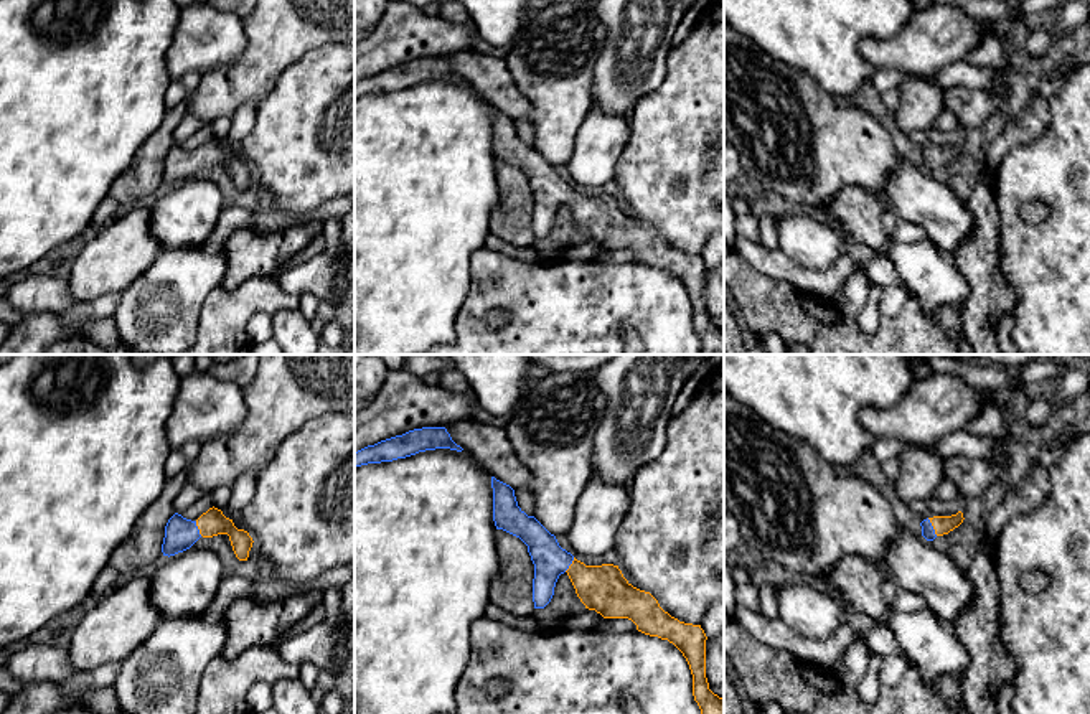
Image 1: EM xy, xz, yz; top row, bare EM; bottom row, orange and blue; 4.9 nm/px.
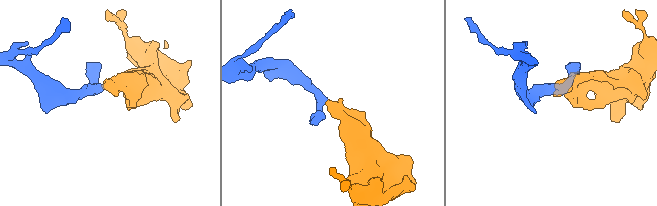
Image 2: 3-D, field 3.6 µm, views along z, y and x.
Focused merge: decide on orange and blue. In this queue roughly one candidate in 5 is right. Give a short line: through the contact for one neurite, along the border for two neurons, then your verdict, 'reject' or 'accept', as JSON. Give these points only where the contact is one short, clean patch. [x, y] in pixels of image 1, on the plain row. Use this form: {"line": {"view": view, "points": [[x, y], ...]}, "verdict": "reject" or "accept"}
{"line": {"view": "yz", "points": [[942, 155], [932, 155], [927, 160]]}, "verdict": "accept"}

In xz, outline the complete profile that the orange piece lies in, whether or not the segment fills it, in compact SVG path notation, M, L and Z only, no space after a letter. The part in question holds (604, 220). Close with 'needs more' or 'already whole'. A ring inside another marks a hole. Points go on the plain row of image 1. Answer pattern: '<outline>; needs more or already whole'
M491 107L491 119L496 160L519 168L534 195L534 239L544 239L551 233L556 213L566 203L585 239L595 241L604 249L628 249L638 262L673 274L689 295L701 355L724 355L724 330L709 320L706 308L707 267L701 256L671 247L650 223L633 218L618 196L585 196L577 191L559 176L554 165L518 137L510 115Z; needs more

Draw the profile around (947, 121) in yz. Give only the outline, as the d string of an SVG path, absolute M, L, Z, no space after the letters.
M943 109L932 127L942 132L951 132L951 130L960 129L960 122L951 110Z

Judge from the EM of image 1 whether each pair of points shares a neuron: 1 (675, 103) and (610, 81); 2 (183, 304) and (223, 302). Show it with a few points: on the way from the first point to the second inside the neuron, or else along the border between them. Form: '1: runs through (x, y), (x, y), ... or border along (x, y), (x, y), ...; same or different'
1: border along (667, 60), (665, 78), (637, 103), (629, 117); different
2: border along (221, 284), (206, 297), (195, 337); different

